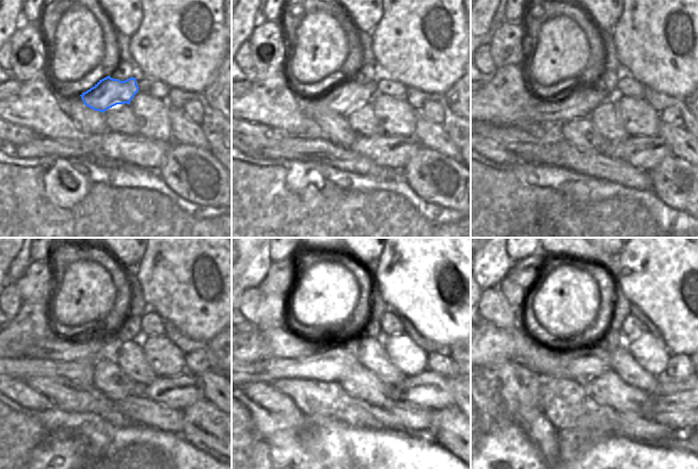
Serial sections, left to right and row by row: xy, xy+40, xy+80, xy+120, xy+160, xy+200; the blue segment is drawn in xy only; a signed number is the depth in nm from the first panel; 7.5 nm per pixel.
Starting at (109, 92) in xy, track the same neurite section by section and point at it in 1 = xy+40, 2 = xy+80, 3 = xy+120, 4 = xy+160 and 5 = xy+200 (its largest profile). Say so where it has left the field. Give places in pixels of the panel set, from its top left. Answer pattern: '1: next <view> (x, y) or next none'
1: next xy+40 (340, 98)
2: next xy+80 (578, 102)
3: next xy+120 (53, 348)
4: next xy+160 (282, 342)
5: next xy+200 (512, 332)

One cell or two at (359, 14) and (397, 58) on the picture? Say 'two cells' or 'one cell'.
two cells

